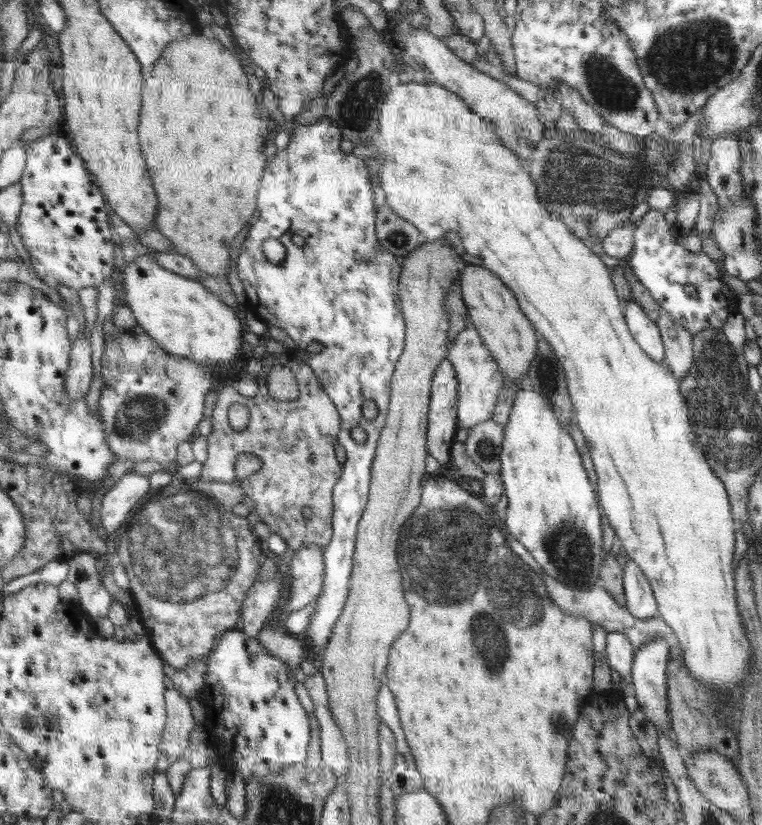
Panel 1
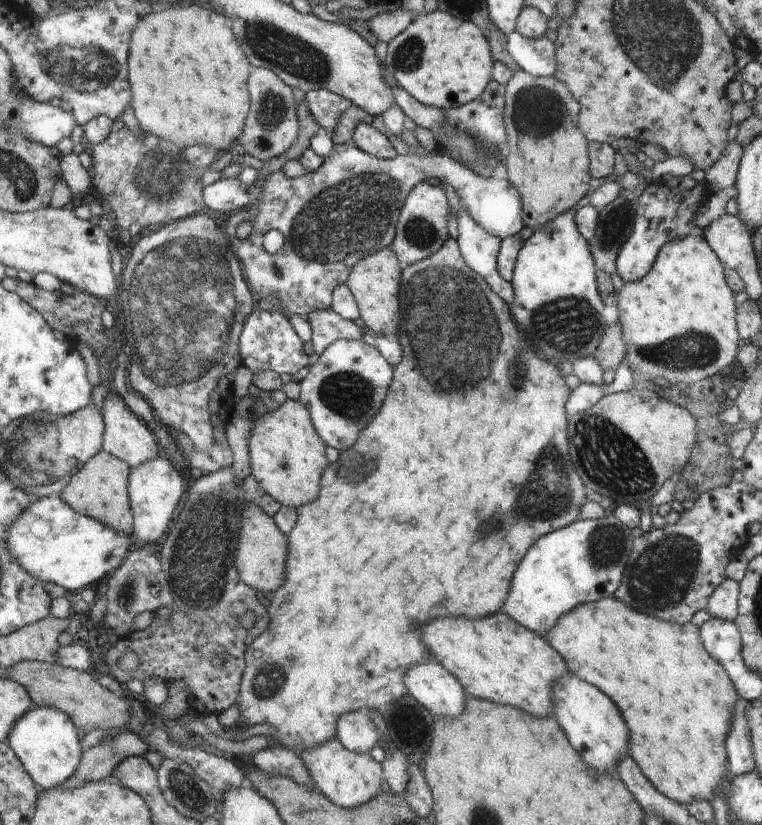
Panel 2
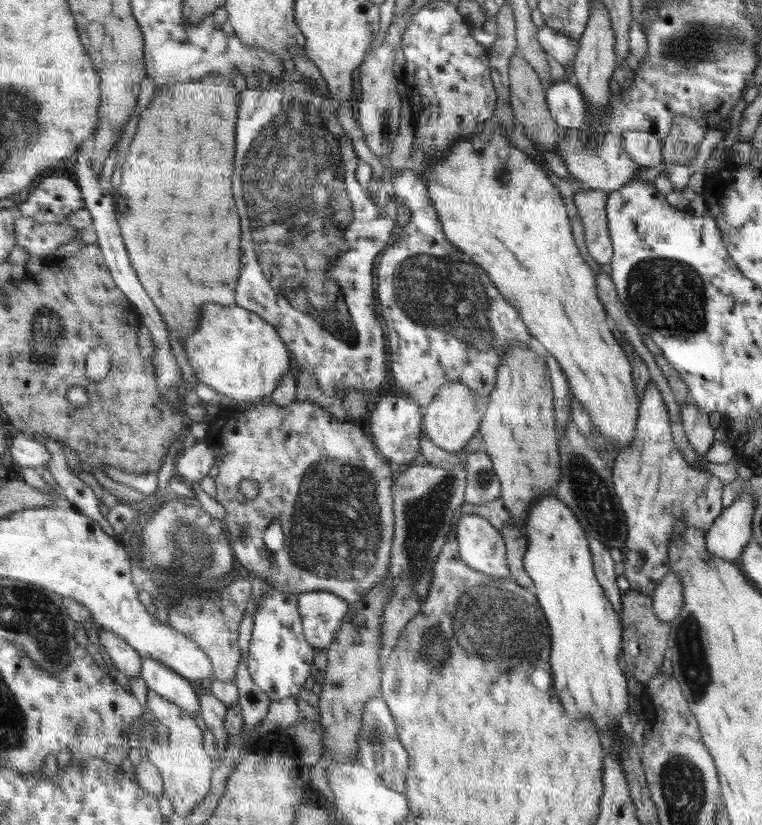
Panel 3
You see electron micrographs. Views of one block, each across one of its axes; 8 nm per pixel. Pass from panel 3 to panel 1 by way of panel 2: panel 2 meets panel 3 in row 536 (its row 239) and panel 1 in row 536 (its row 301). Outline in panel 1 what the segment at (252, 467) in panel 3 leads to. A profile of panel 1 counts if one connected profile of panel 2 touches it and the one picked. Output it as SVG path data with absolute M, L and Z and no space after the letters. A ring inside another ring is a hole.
M289 354L283 365L294 372L300 386L299 397L294 400L278 401L268 394L267 375L272 366L268 370L261 368L257 376L259 390L252 398L241 395L232 385L218 386L218 402L213 411L215 431L208 437L210 459L205 463L202 479L242 482L243 494L254 502L252 512L260 516L272 534L283 538L288 548L297 550L316 544L325 549L333 538L333 489L344 470L335 452L335 444L340 438L341 415L315 372L302 359L293 360ZM236 402L247 405L251 414L248 426L242 431L230 424L230 410L234 410ZM242 453L258 457L262 468L239 480L236 459ZM306 507L312 511L310 518L302 514Z

